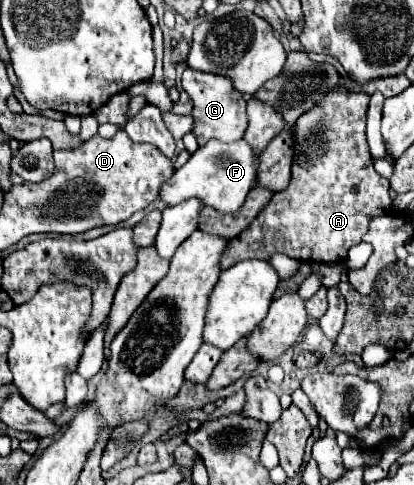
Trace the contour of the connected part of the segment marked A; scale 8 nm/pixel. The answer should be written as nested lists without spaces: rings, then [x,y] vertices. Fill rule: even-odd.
[[[336,87],[308,113],[298,117],[292,125],[294,161],[290,185],[274,193],[250,227],[226,245],[220,269],[228,269],[244,259],[268,261],[274,253],[284,253],[306,263],[346,261],[348,249],[358,245],[368,231],[370,215],[386,215],[392,205],[388,197],[388,179],[374,171],[374,159],[366,143],[368,101],[370,95],[364,91]],[[304,151],[322,153],[304,161]]]

